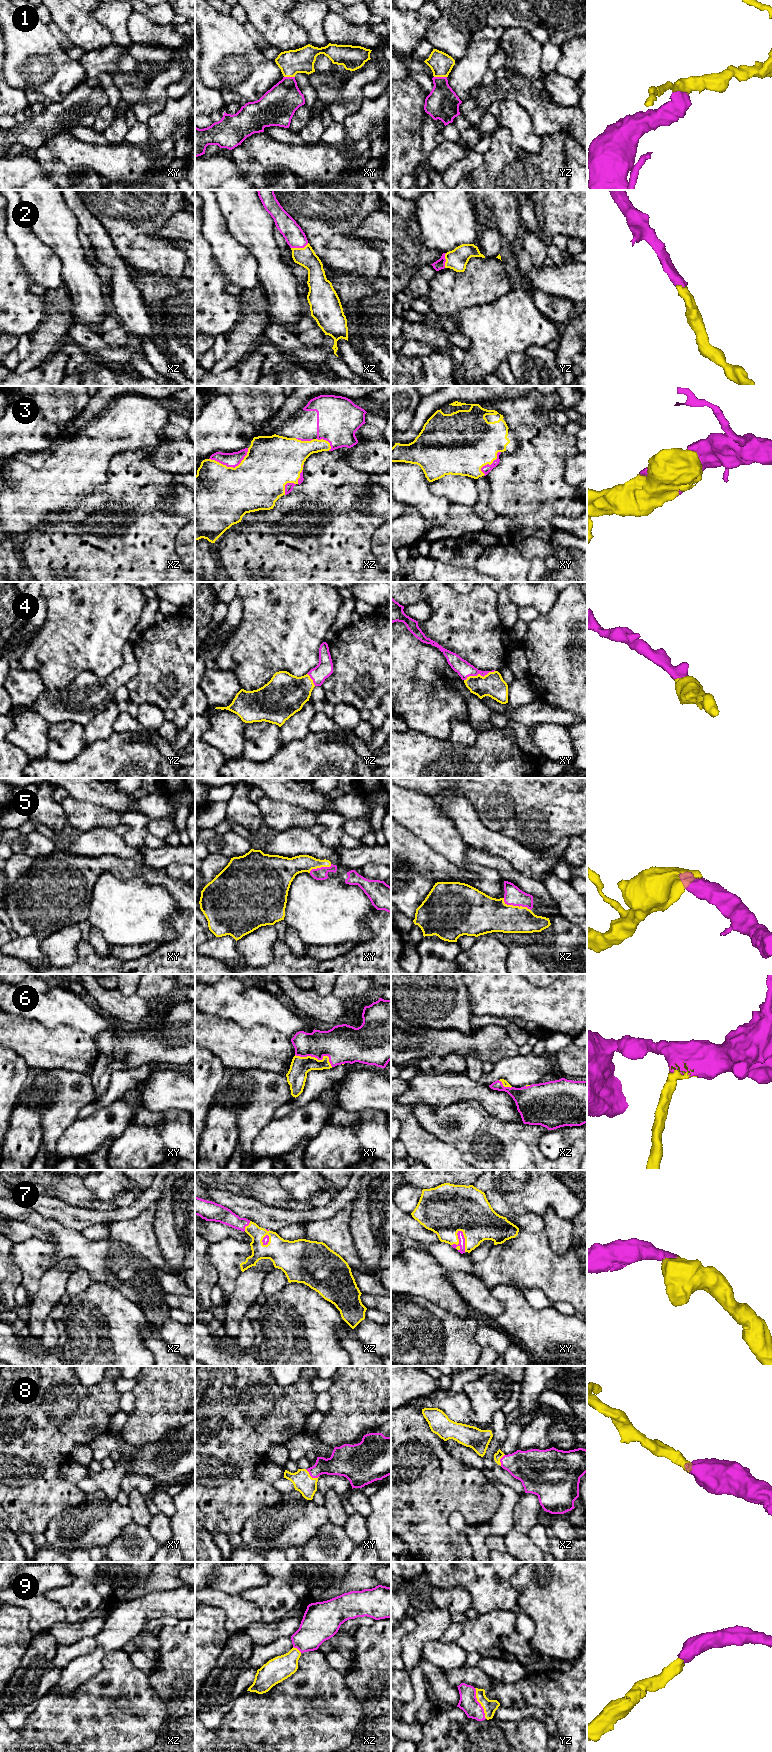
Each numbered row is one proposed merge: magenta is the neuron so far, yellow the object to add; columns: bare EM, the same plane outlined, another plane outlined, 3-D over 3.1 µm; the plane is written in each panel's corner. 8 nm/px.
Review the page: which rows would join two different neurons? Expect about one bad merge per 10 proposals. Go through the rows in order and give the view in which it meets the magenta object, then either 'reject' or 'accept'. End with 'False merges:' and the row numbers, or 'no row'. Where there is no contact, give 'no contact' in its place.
1: meets magenta in yz; accept
2: meets magenta in xz; accept
3: meets magenta in xz; accept
4: meets magenta in xy; accept
5: meets magenta in xz; accept
6: meets magenta in xy; accept
7: meets magenta in xy; accept
8: meets magenta in xy; accept
9: meets magenta in yz; accept
False merges: no row

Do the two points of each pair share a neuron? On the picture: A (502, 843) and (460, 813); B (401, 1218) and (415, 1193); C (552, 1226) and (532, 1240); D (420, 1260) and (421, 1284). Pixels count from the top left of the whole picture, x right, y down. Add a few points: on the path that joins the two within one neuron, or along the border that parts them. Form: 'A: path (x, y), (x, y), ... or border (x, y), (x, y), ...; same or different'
A: path (492, 842), (486, 839), (470, 823); same
B: border (401, 1209), (410, 1214); different
C: border (543, 1231), (546, 1234), (549, 1247), (554, 1252); different
D: path (420, 1266), (421, 1278); same

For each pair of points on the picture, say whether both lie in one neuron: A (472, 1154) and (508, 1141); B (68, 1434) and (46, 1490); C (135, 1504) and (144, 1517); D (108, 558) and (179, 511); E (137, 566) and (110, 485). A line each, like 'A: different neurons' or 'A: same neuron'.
A: same neuron
B: same neuron
C: same neuron
D: same neuron
E: same neuron

